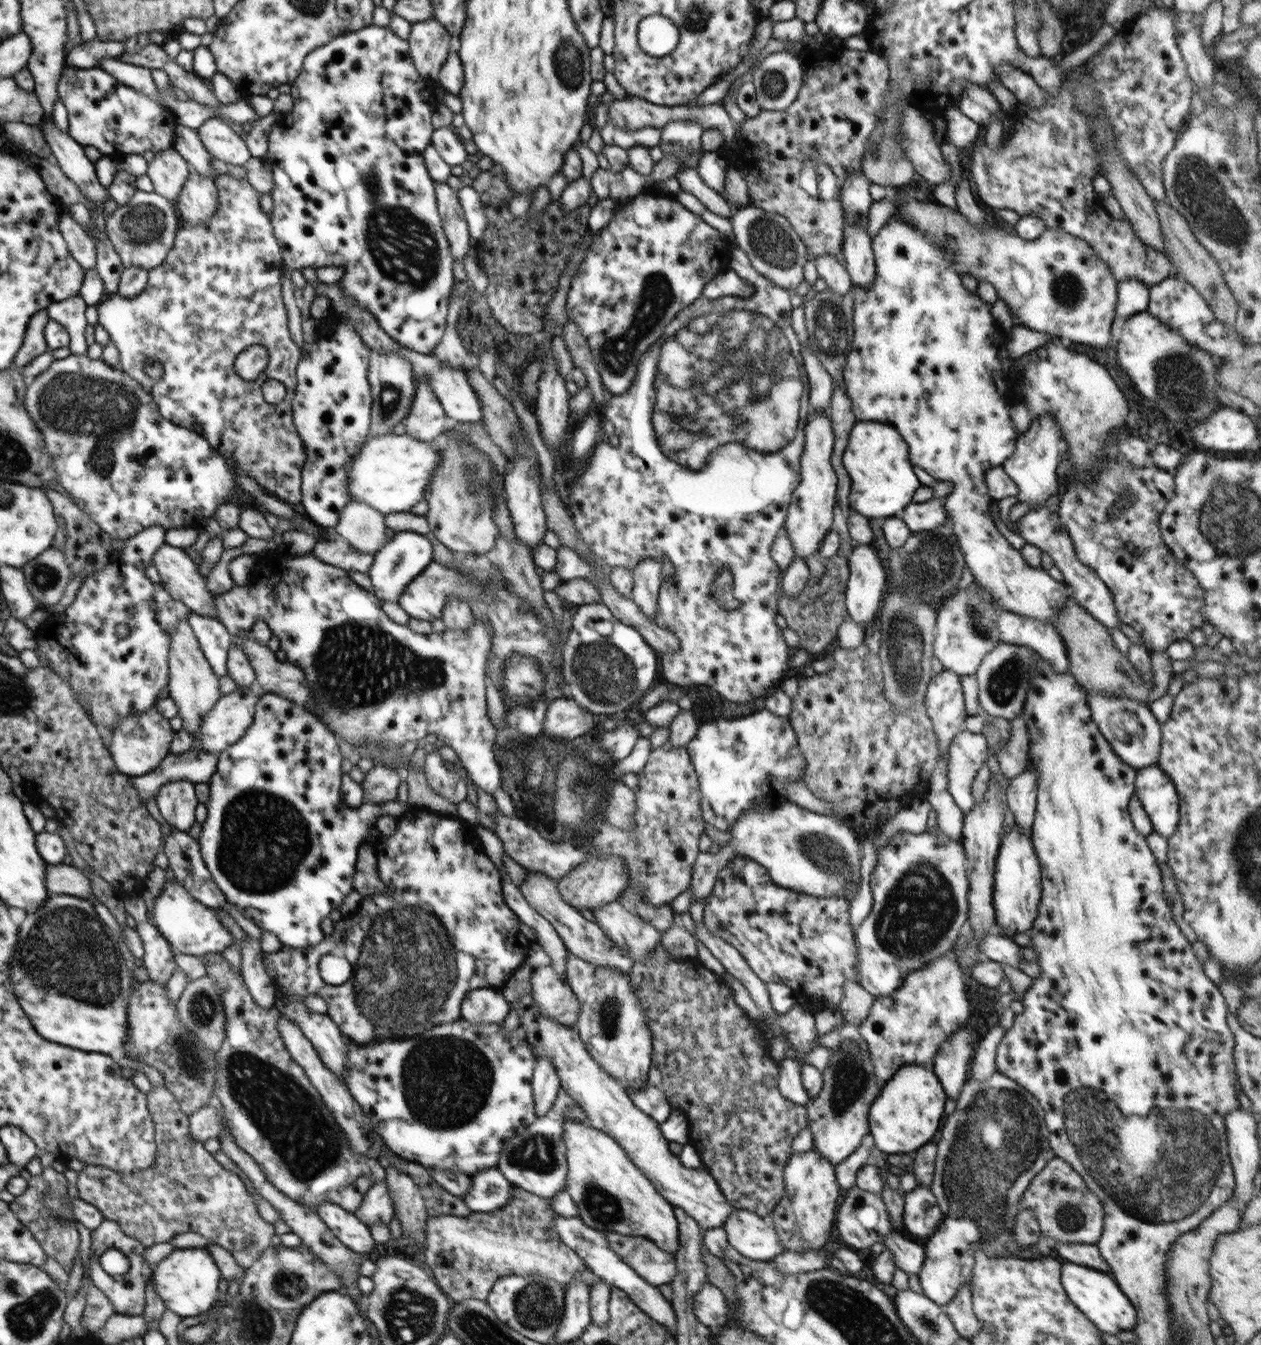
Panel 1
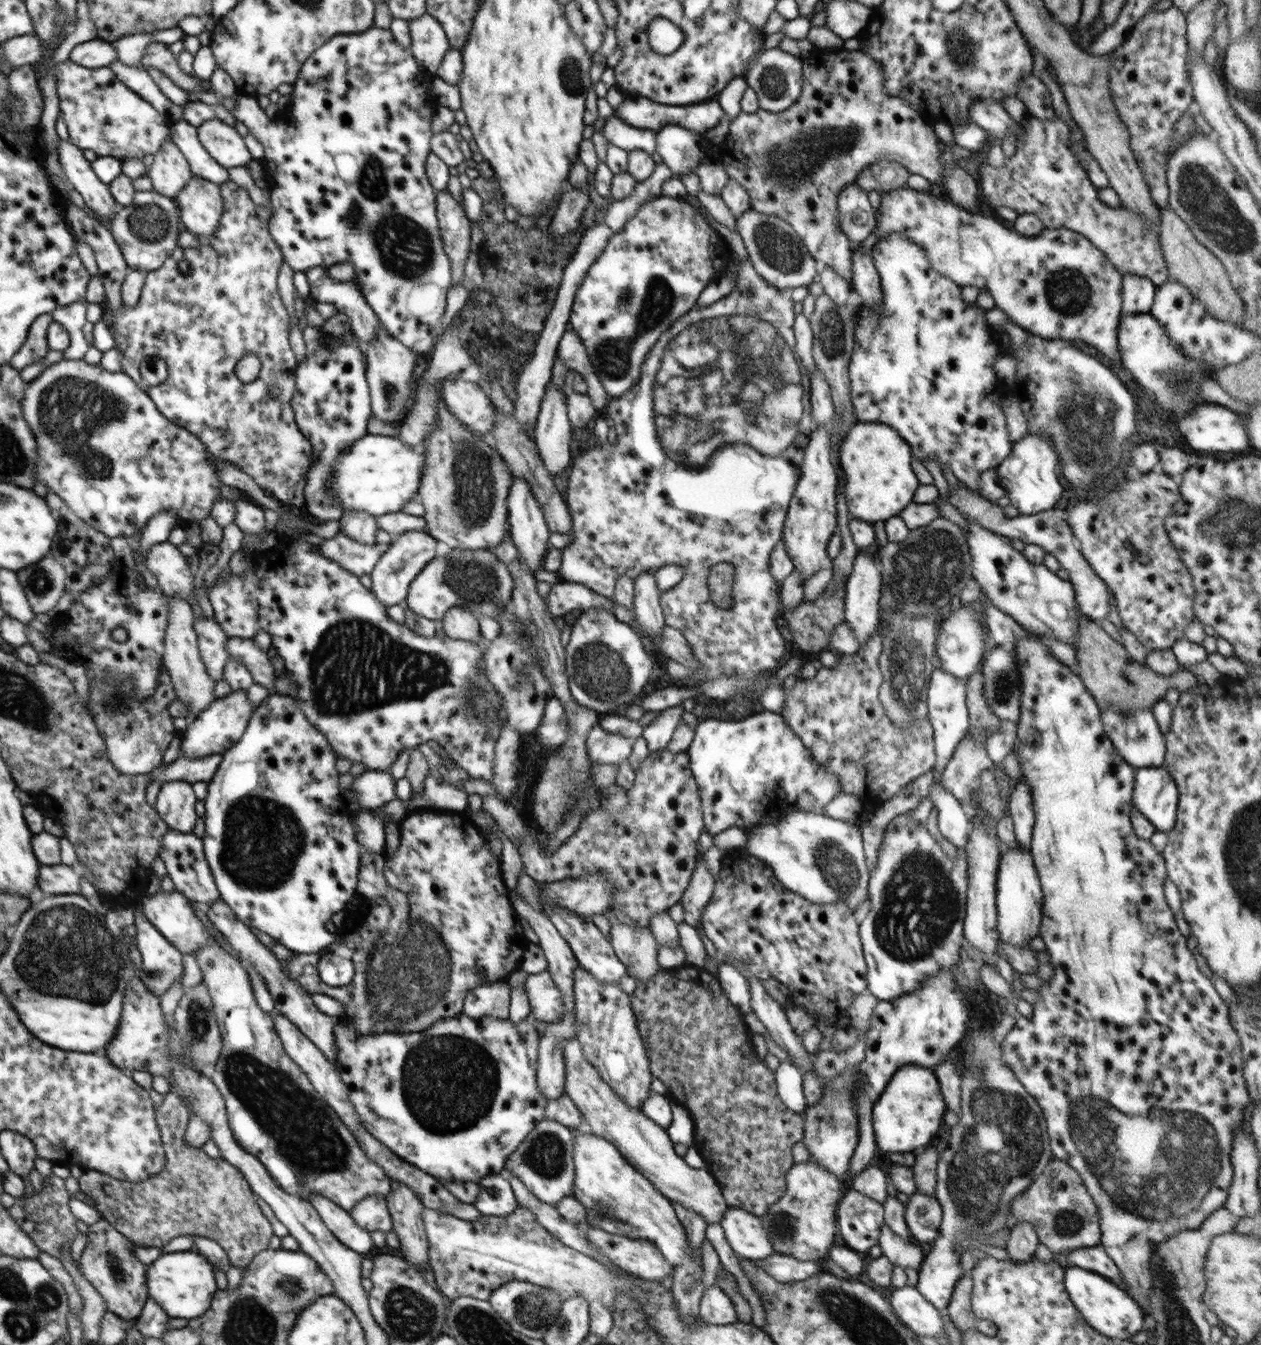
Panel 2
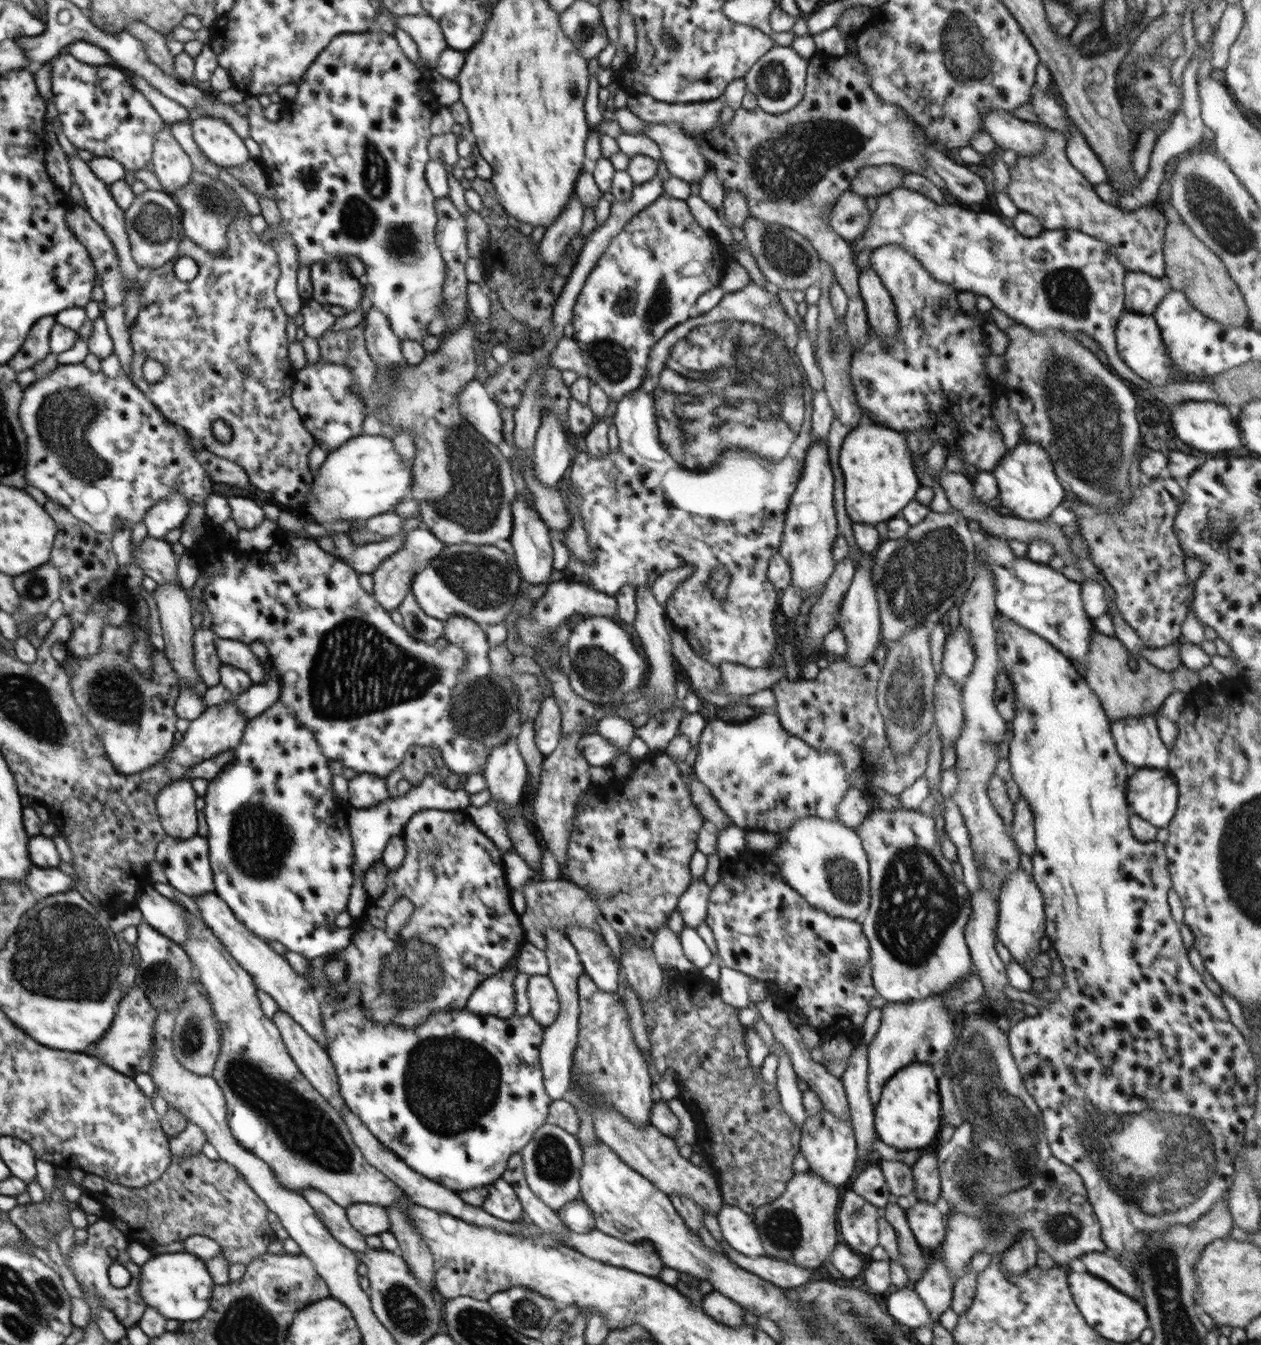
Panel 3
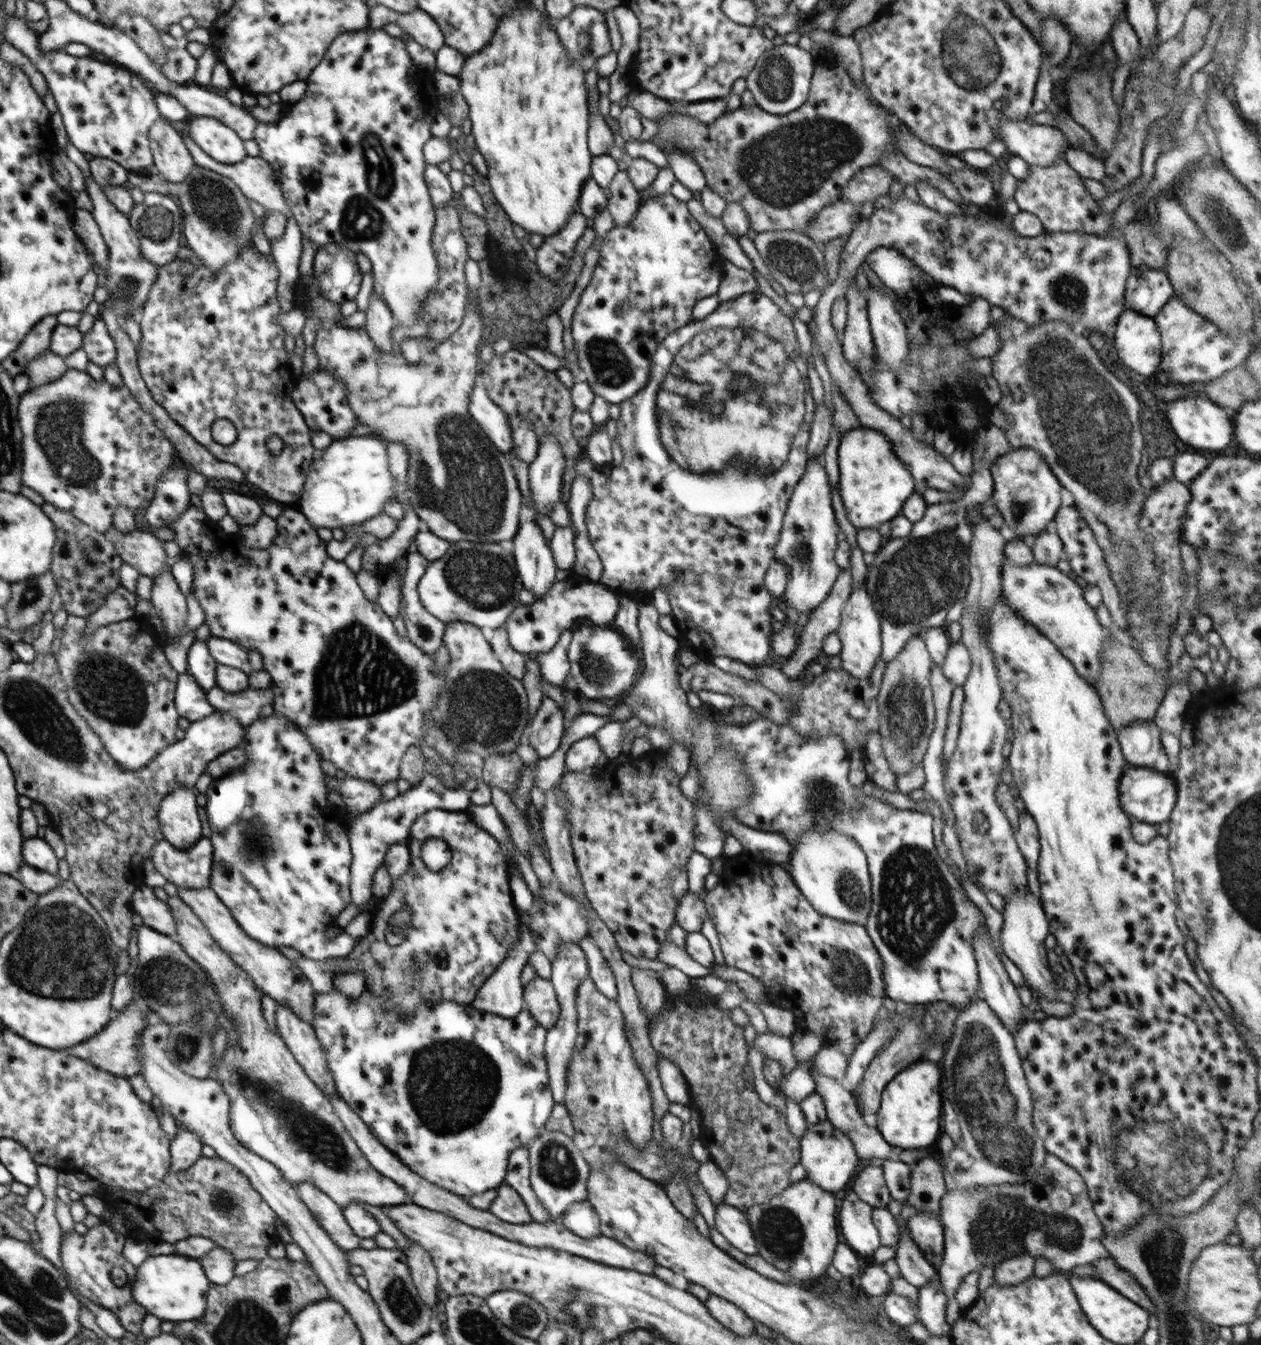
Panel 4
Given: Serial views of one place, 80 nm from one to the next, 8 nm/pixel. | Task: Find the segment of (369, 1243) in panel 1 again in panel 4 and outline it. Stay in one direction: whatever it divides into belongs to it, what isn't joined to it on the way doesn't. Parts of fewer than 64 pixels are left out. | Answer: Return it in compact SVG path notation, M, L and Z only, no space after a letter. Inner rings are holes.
M312 1182L298 1184L296 1190L316 1222L342 1250L360 1248L362 1238L352 1232L344 1218L342 1207L337 1202L318 1190L316 1186L312 1186Z

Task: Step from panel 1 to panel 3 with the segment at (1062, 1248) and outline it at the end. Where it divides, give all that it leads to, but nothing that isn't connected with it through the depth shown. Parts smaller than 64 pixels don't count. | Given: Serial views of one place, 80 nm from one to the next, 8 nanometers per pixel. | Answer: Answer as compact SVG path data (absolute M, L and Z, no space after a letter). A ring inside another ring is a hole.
M1089 1252L1083 1254L1080 1259L1086 1266L1086 1270L1093 1275L1111 1284L1116 1290L1126 1296L1138 1300L1137 1280L1126 1266L1109 1252Z

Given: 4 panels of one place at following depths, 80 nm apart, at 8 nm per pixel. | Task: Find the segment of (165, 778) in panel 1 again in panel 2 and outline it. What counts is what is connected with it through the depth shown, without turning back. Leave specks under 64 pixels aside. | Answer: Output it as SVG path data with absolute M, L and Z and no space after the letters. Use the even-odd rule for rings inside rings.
M179 755L178 759L170 763L168 767L159 767L151 773L151 783L155 780L167 783L181 780L184 782L212 781L216 774L222 755L203 756L202 758L186 758Z

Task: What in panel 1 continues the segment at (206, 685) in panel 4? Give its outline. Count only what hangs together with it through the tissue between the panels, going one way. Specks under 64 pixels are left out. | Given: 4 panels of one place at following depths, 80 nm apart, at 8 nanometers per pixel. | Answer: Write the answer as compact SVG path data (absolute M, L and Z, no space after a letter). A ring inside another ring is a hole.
M190 612L188 624L216 676L227 674L227 656L233 645L233 636L218 621Z

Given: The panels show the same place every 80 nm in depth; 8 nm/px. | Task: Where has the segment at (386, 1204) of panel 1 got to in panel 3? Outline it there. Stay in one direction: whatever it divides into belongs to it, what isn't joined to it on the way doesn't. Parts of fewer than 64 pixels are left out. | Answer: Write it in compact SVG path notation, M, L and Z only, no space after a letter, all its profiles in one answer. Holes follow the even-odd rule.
M356 1203L345 1208L350 1224L364 1236L380 1234L391 1227L388 1210L376 1203Z

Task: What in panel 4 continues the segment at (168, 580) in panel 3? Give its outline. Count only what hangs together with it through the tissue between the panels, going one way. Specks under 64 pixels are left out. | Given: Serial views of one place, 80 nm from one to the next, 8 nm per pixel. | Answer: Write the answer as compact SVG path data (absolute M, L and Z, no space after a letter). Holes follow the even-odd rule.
M114 527L112 540L117 556L130 567L134 567L140 575L153 579L158 576L158 572L171 570L173 561L164 551L164 541L149 531L136 528L125 533Z

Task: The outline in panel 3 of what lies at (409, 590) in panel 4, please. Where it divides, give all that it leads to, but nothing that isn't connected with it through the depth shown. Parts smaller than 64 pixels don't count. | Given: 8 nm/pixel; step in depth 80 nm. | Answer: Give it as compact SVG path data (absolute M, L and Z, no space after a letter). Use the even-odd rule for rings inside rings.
M408 590L408 596L404 598L399 607L400 614L404 618L403 627L408 635L419 639L426 645L434 645L444 633L444 622L431 618L418 606L412 590Z

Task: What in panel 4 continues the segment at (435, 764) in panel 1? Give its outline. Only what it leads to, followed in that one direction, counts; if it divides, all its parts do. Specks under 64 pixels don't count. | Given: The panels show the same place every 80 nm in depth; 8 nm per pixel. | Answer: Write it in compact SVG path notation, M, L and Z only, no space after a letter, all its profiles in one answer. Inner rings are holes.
M427 773L425 777L417 784L413 785L410 790L399 794L392 800L380 800L375 804L368 812L363 812L356 816L351 817L350 827L348 828L349 844L351 846L352 860L351 860L351 883L349 884L351 890L351 902L357 904L362 908L363 912L368 912L367 902L373 896L372 883L374 874L378 870L379 866L383 865L384 857L386 856L387 849L396 843L407 842L411 833L411 826L413 822L424 812L428 812L432 809L440 809L447 811L466 811L470 806L470 795L461 786L457 788L446 787L442 783L443 778L438 778L430 773Z

